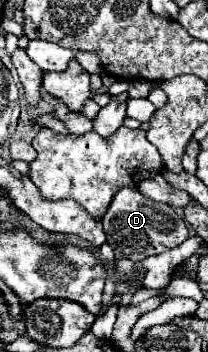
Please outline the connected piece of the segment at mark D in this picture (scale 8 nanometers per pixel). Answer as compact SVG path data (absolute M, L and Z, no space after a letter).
M122 187L122 191L114 195L106 215L102 217L102 223L104 223L106 241L114 249L116 259L130 259L134 263L150 255L174 249L184 239L188 239L188 229L186 221L182 219L182 213L166 203L156 203L144 197L136 187Z

